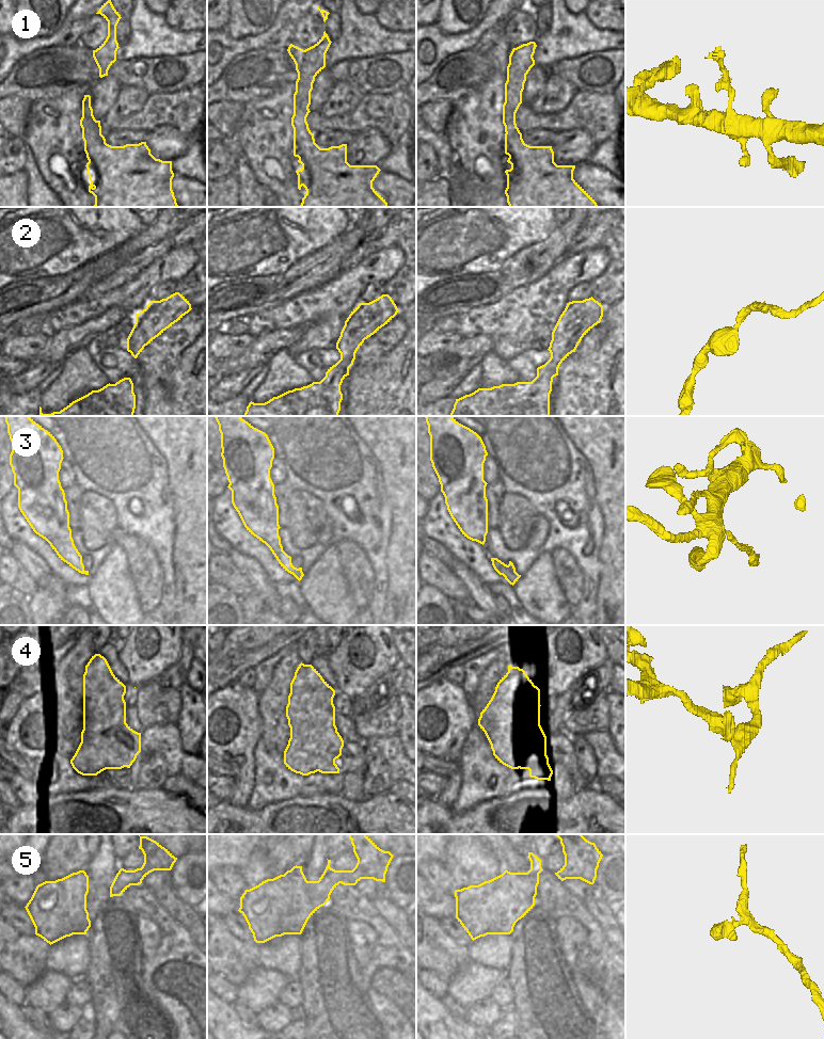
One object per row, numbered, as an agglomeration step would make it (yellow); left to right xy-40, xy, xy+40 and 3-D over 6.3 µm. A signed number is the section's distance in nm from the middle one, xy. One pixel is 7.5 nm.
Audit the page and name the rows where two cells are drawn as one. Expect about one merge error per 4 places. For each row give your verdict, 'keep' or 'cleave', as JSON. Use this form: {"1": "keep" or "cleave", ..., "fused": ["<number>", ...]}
{"1": "cleave", "2": "keep", "3": "cleave", "4": "cleave", "5": "keep", "fused": ["1", "3", "4"]}

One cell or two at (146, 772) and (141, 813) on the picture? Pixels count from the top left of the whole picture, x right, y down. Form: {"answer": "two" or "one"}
{"answer": "two"}

